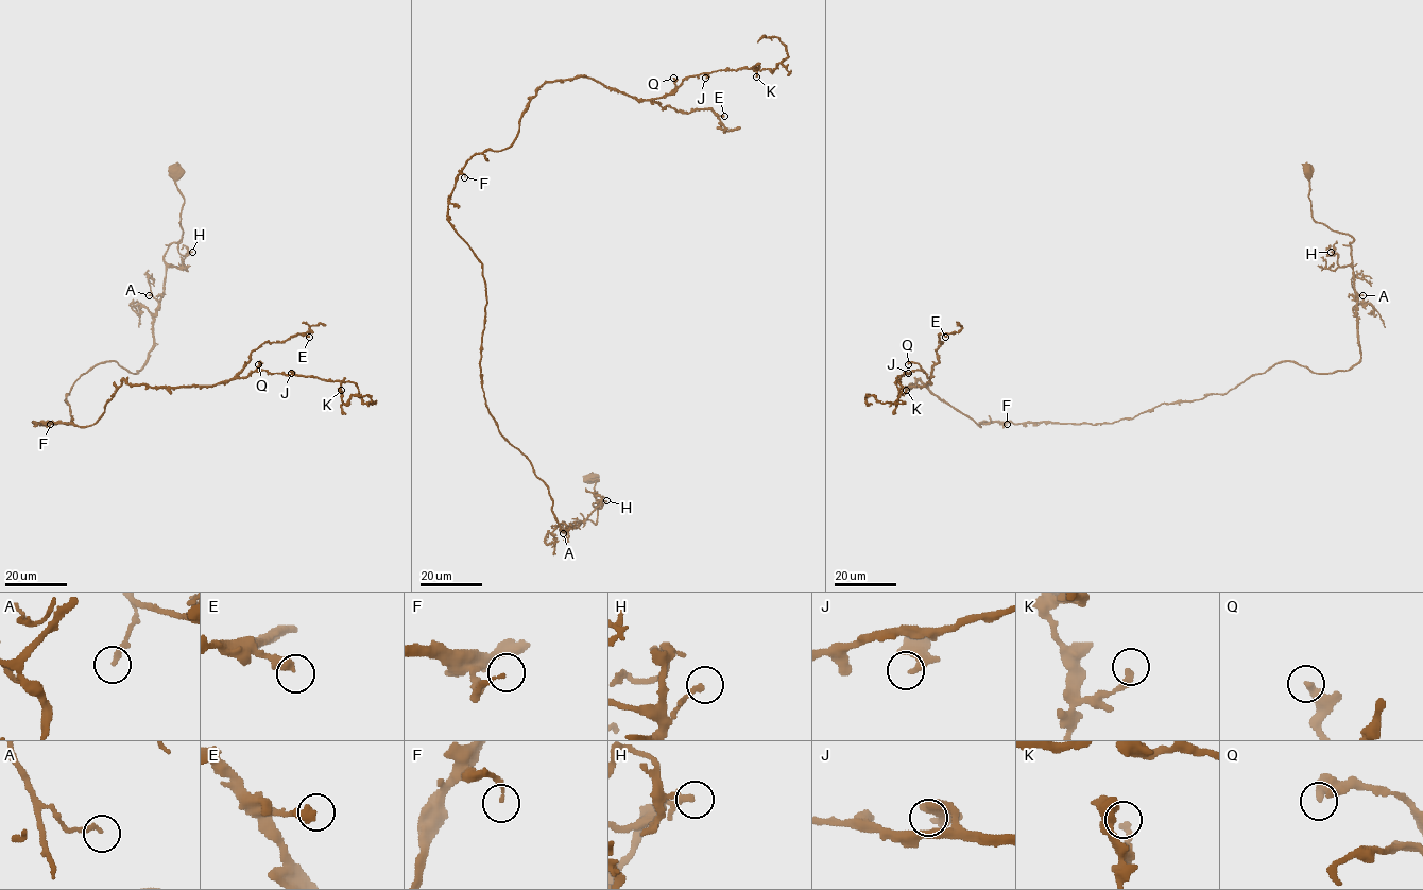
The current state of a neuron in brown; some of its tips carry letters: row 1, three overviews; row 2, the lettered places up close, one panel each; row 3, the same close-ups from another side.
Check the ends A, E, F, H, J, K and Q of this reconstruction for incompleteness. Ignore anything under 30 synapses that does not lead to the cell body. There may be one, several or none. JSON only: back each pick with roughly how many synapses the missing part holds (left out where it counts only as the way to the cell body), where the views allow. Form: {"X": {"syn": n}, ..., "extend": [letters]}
{"extend": []}

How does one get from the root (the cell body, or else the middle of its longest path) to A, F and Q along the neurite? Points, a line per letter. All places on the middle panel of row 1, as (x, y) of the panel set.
A: (593, 478), (598, 480), (594, 486), (597, 523), (580, 520), (575, 528), (566, 526), (563, 533)
F: (593, 478), (597, 523), (562, 531), (548, 486), (489, 411), (482, 263), (448, 215), (464, 177)
Q: (593, 478), (597, 523), (562, 531), (489, 411), (482, 263), (448, 198), (545, 83), (651, 99), (673, 78)

